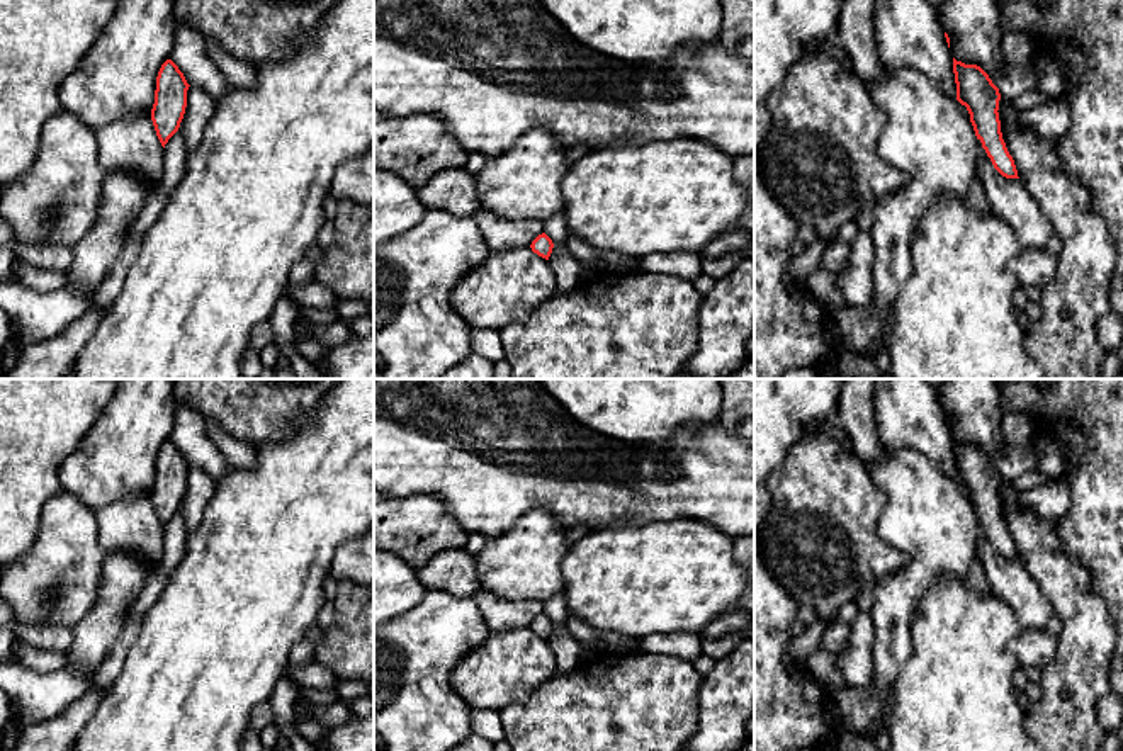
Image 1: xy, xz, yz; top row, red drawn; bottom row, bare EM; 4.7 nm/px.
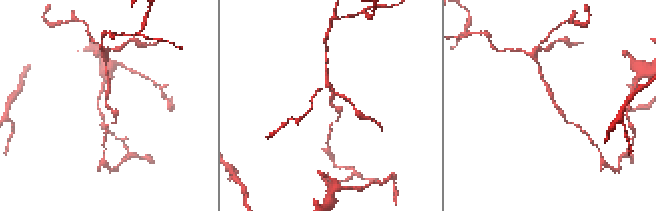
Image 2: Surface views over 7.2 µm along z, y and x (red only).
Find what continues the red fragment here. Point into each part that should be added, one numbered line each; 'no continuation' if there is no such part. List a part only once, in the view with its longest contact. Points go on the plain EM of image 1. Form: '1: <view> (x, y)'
no continuation

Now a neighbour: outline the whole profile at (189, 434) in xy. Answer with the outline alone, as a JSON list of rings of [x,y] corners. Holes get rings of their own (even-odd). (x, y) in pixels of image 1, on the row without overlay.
[[[178,404],[168,440],[178,447],[190,467],[207,472],[214,481],[231,469],[207,435],[206,418],[187,404]]]

